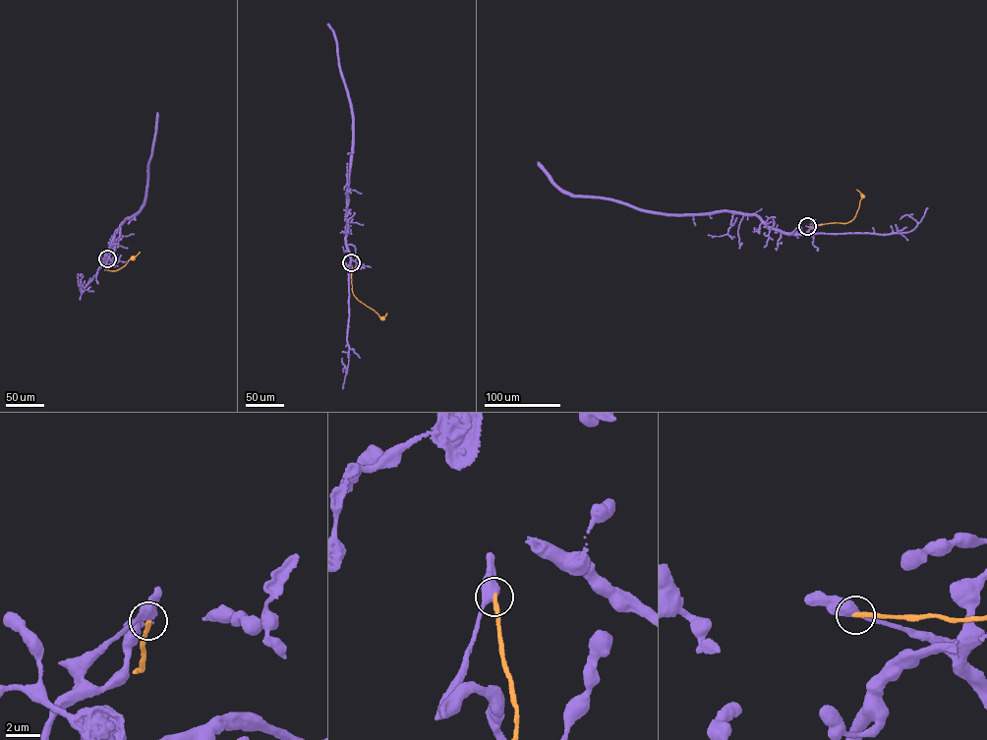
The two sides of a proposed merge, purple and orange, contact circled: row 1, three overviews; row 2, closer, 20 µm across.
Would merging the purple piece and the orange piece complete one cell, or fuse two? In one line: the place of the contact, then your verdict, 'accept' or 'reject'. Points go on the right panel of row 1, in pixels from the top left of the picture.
at (807, 226); reject

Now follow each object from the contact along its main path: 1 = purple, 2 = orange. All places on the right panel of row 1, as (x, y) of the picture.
1: (808, 226), (814, 233), (768, 229), (755, 215), (657, 213), (565, 194), (537, 161)
2: (808, 226), (850, 221), (862, 196)

